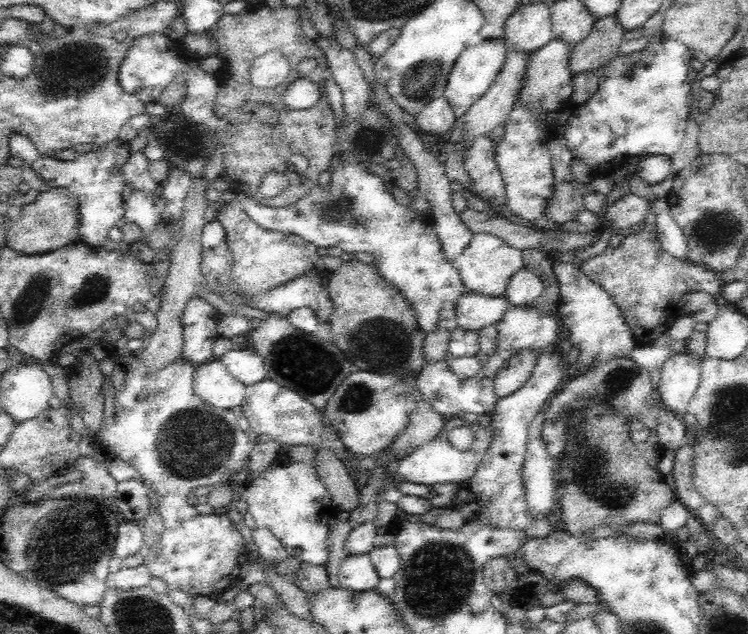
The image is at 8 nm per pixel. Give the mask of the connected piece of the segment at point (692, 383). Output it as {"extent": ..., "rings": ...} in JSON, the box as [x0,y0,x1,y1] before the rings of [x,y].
{"extent":[657,352,701,413],"rings":[[[689,352],[674,353],[661,369],[657,399],[672,412],[687,413],[687,406],[699,388],[701,358]]]}

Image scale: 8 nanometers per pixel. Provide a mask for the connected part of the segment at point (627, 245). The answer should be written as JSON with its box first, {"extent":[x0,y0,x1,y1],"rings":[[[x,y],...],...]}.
{"extent":[578,228,723,344],"rings":[[[642,228],[625,236],[618,247],[608,246],[603,253],[586,259],[578,267],[610,293],[638,344],[648,344],[672,327],[680,318],[679,300],[682,295],[703,291],[719,298],[723,288],[719,271],[664,252],[656,233]]]}

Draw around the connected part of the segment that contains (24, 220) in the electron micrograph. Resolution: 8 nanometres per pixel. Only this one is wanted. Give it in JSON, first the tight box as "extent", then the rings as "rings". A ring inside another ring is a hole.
{"extent":[6,188,80,254],"rings":[[[54,188],[41,192],[34,202],[21,207],[20,218],[6,230],[6,244],[20,254],[50,252],[79,240],[80,215],[78,199],[69,188]]]}

